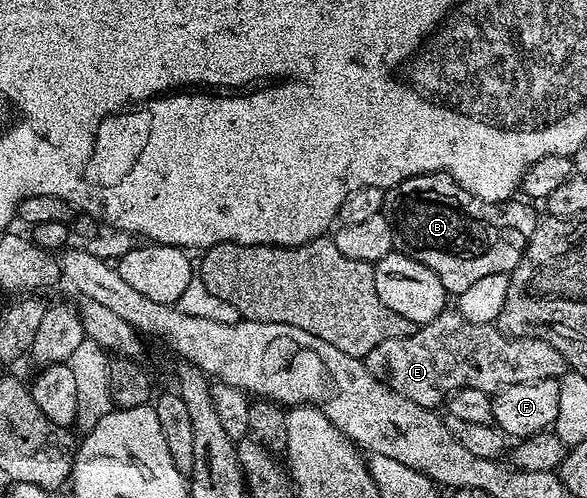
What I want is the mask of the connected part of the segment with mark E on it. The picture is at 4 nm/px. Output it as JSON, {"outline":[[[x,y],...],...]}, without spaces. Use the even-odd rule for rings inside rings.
{"outline":[[[446,309],[437,319],[420,324],[413,330],[411,337],[399,337],[395,341],[383,341],[383,345],[375,345],[375,349],[371,349],[371,353],[363,357],[363,362],[365,368],[379,382],[386,383],[395,393],[407,397],[407,401],[415,401],[415,405],[430,409],[440,408],[440,403],[442,406],[459,389],[479,389],[496,393],[511,385],[523,385],[544,379],[560,380],[567,371],[567,356],[562,348],[542,339],[510,339],[496,325],[472,323],[464,319],[456,309]]]}

